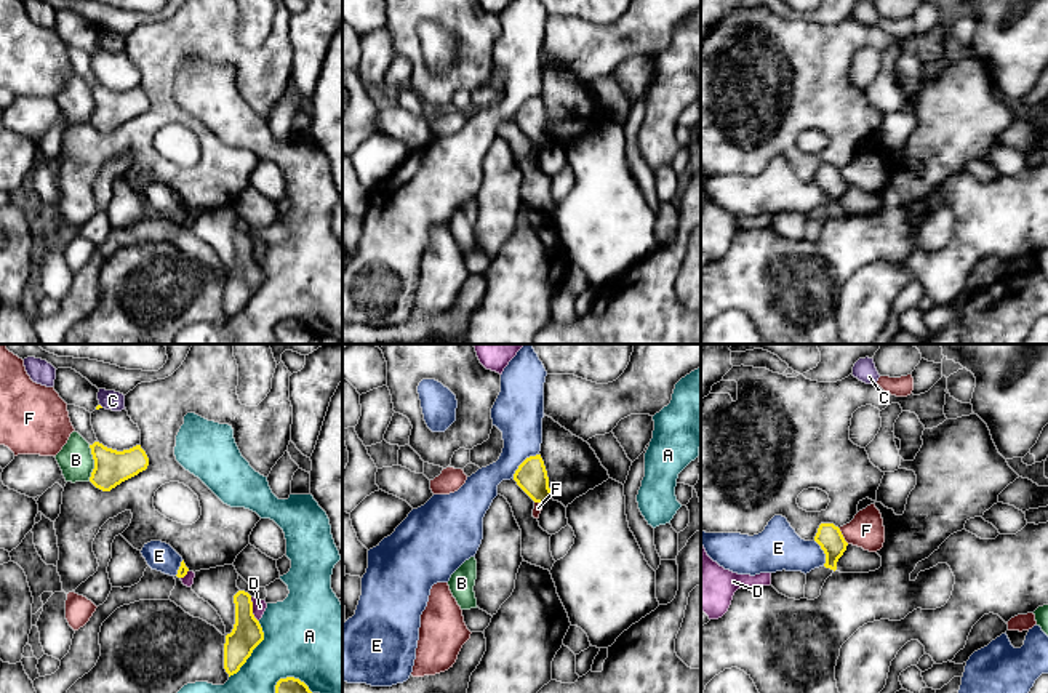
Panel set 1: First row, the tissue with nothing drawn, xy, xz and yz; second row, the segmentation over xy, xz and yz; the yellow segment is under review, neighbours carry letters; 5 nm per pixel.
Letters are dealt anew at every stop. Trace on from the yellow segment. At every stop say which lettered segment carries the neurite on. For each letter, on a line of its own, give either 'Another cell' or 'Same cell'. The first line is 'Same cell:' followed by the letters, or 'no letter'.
Same cell: no letter
A: Another cell
B: Another cell
C: Another cell
D: Another cell
E: Another cell
F: Another cell

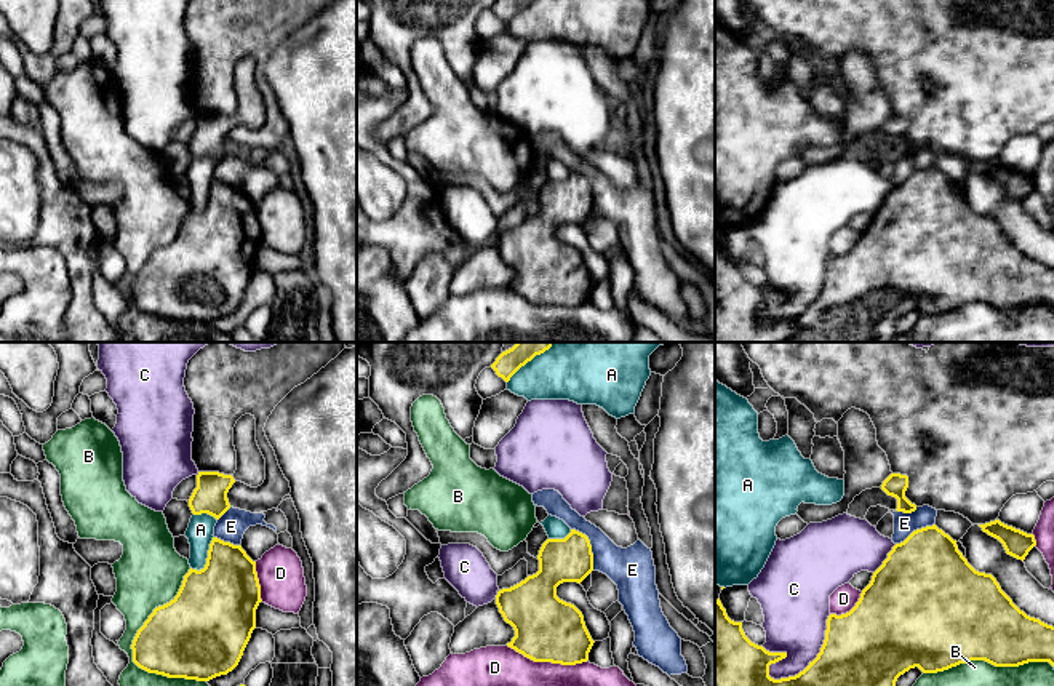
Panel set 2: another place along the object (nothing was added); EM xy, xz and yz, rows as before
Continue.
Same cell: E
A: Another cell
B: Another cell
C: Another cell
D: Another cell
E: Same cell

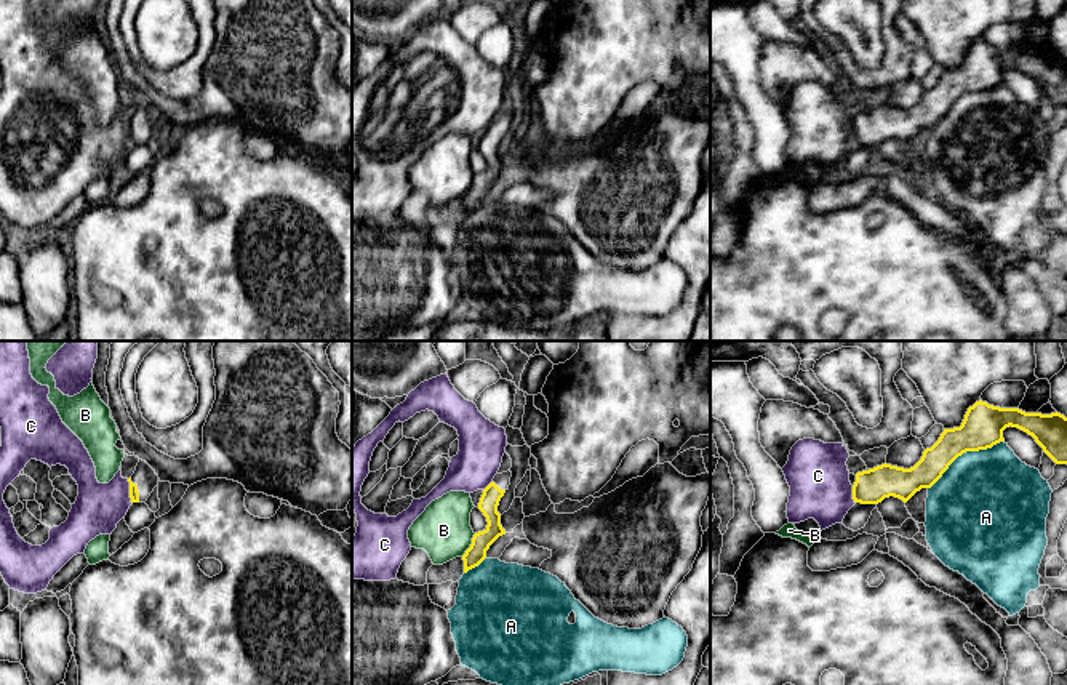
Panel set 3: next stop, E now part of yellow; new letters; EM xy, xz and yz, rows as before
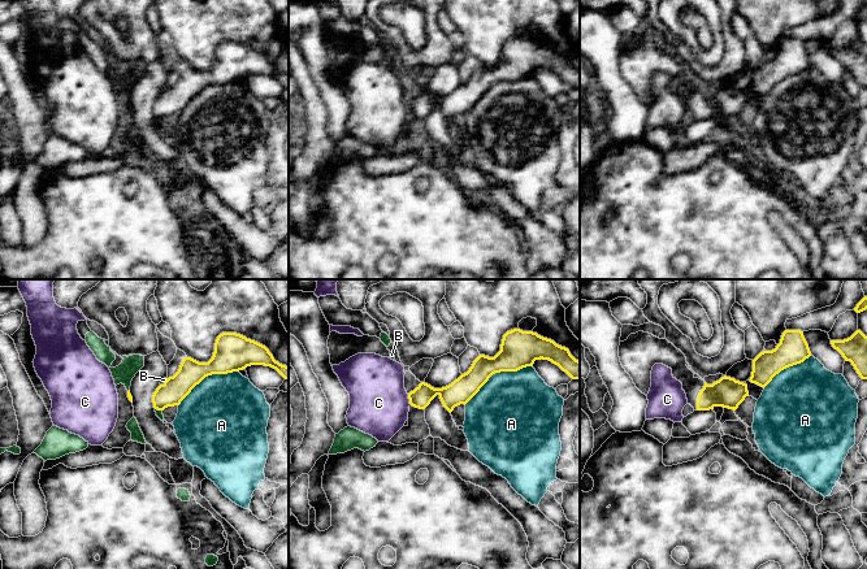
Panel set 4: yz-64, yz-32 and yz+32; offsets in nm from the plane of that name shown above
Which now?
Same cell: no letter
A: Another cell
B: Another cell
C: Another cell

